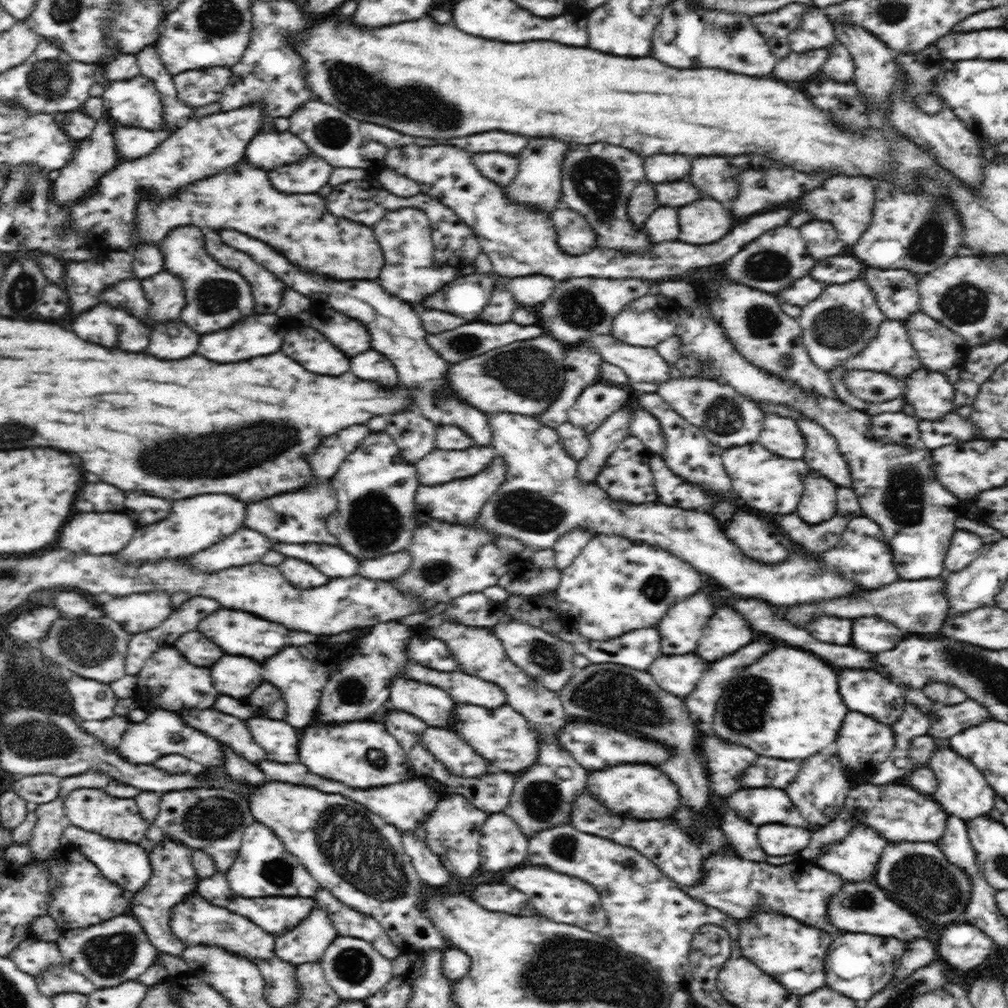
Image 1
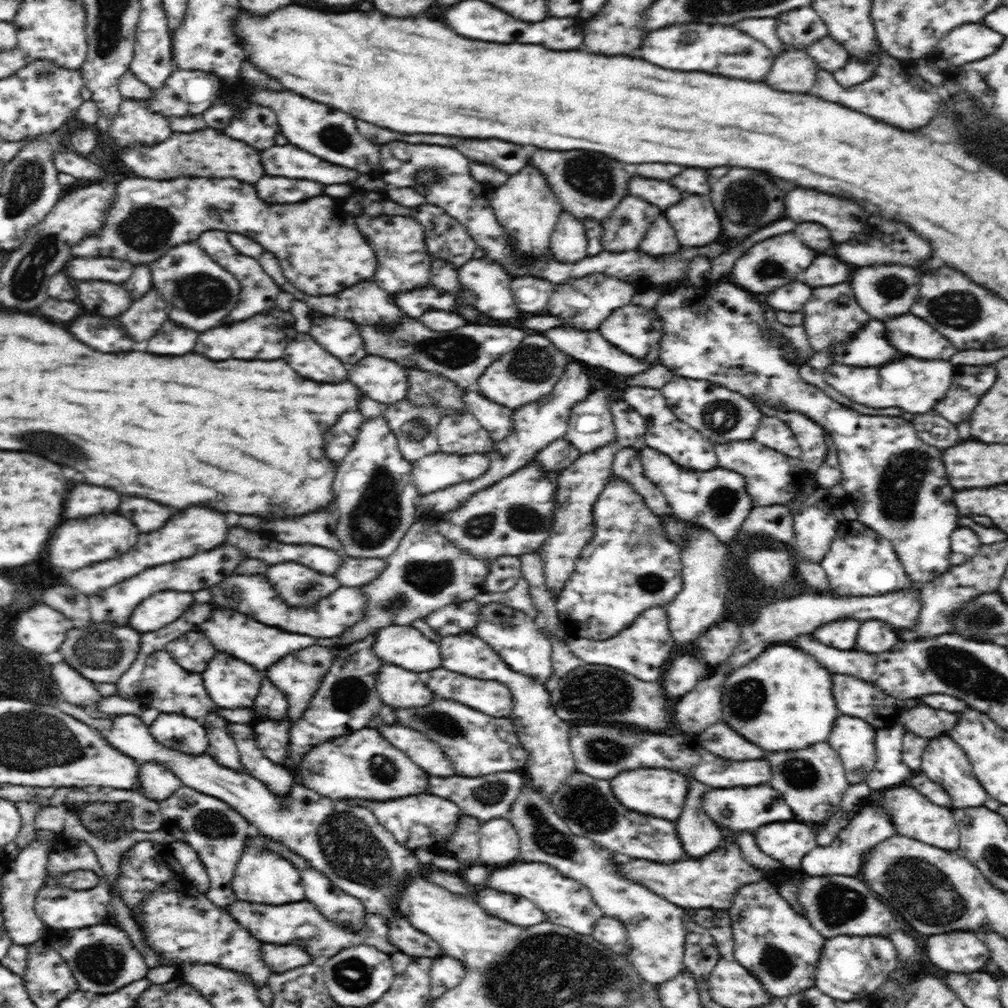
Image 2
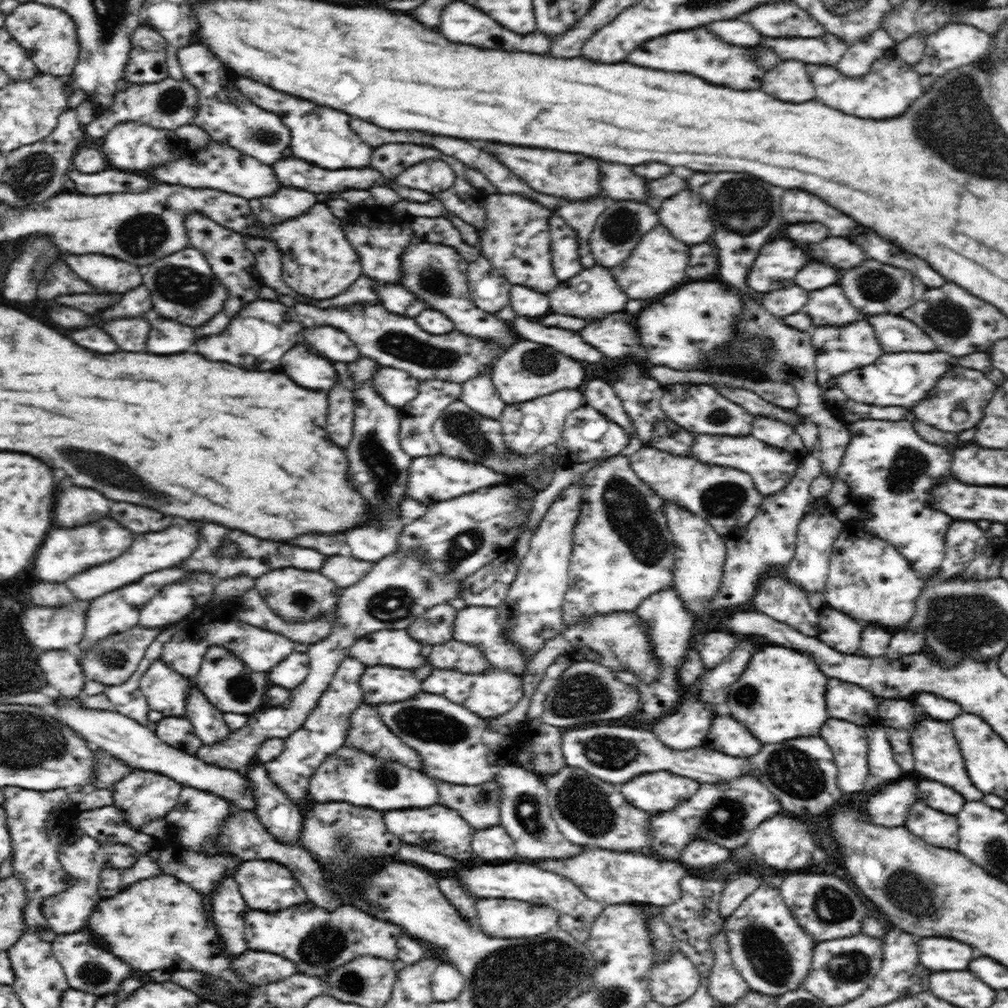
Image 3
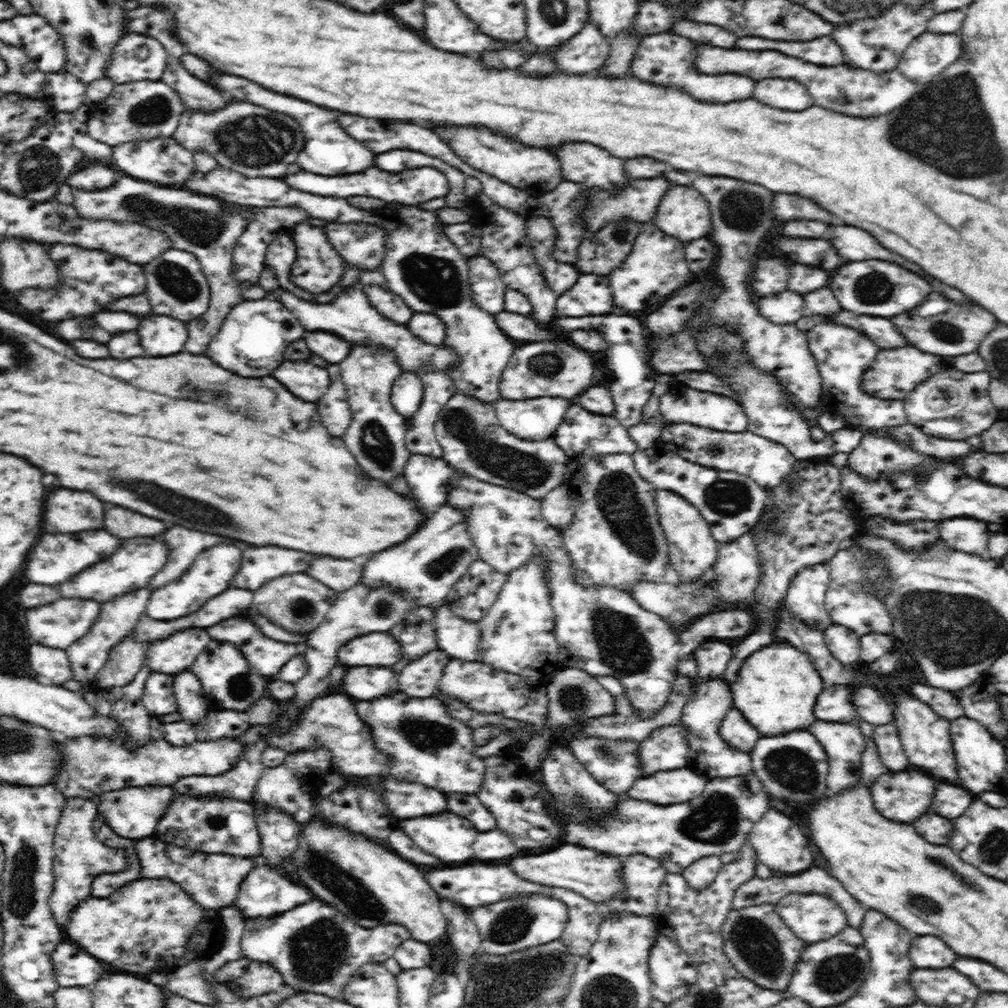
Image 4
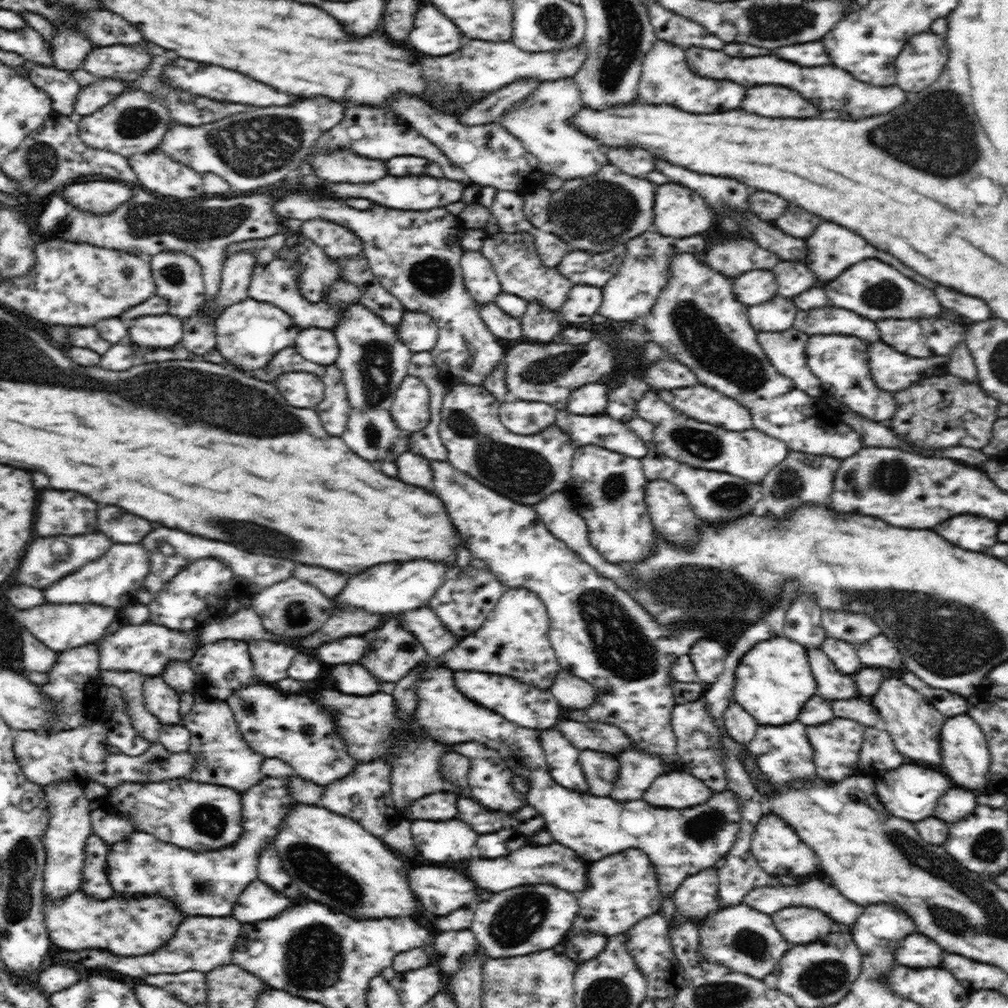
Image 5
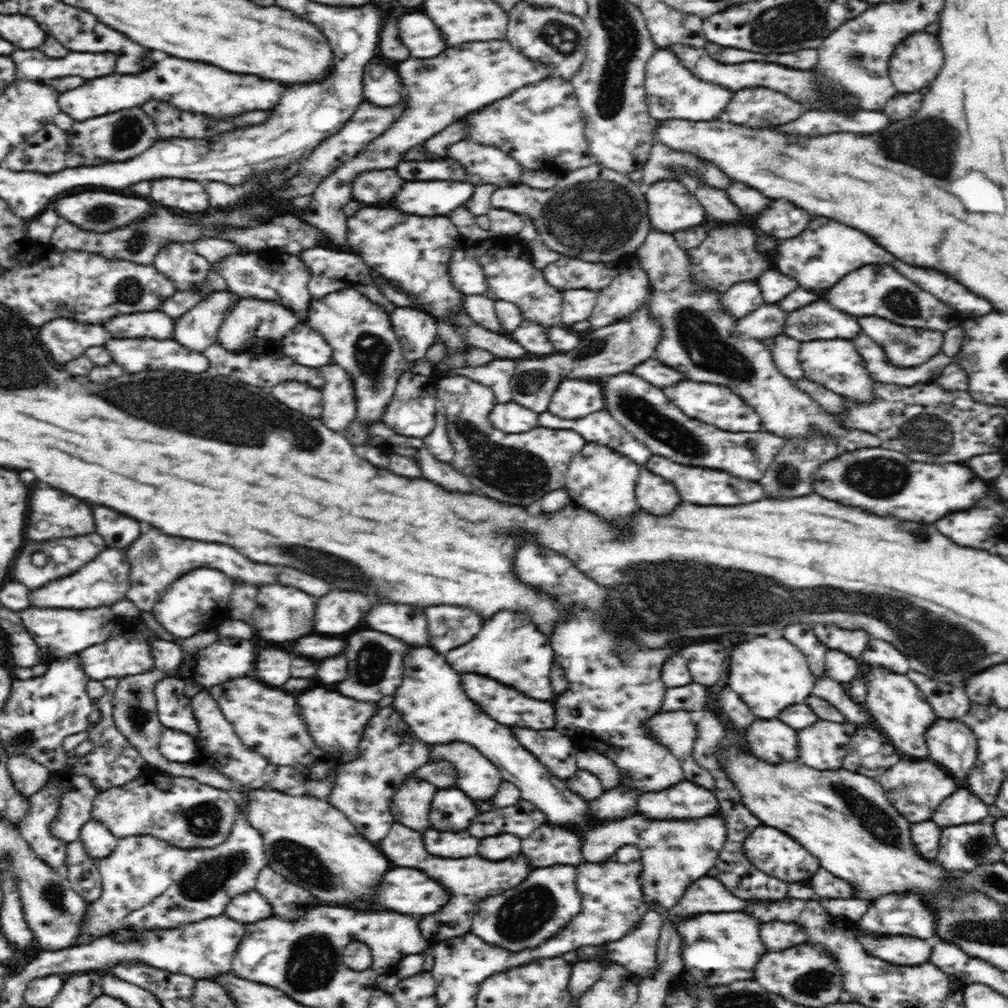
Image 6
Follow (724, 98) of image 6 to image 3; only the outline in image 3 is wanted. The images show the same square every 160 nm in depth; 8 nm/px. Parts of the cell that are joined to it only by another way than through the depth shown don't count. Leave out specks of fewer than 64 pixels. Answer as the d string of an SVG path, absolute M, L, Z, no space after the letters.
M704 28L694 30L682 30L682 32L670 32L666 36L658 36L654 40L648 40L640 44L634 52L628 54L626 62L652 68L652 70L664 70L664 72L686 72L704 78L710 84L716 86L728 86L732 90L756 90L760 88L760 76L764 76L764 70L756 66L756 62L750 56L748 48L732 46Z

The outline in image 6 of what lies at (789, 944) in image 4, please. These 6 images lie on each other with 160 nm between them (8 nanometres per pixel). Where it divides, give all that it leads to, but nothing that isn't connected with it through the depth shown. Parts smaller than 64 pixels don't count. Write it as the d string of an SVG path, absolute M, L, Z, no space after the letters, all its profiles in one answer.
M743 911L700 913L688 919L680 919L677 922L677 931L681 938L679 951L683 962L683 970L677 977L676 986L683 986L681 974L686 970L694 977L695 982L699 984L699 988L726 986L726 984L736 982L736 980L752 979L756 962L760 960L764 953L768 952L768 948L760 940L758 922L757 918L752 918Z

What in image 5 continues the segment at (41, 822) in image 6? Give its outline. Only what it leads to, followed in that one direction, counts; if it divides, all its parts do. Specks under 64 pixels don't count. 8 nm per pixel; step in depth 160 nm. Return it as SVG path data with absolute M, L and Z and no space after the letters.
M56 782L44 787L44 795L48 801L49 821L43 834L46 866L44 867L44 892L48 901L61 899L81 890L84 860L86 860L87 839L91 836L90 813L93 803L86 799L81 784Z

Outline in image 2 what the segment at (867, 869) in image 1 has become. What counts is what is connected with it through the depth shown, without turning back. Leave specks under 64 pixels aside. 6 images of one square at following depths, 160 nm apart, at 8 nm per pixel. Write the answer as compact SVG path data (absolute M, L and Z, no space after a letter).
M866 806L856 814L856 818L844 830L840 830L840 836L830 846L826 846L826 848L818 846L808 856L804 856L801 871L813 877L830 875L859 877L862 864L864 864L864 856L868 856L868 852L876 844L880 844L894 834L896 834L896 828L890 822L888 813L878 806Z

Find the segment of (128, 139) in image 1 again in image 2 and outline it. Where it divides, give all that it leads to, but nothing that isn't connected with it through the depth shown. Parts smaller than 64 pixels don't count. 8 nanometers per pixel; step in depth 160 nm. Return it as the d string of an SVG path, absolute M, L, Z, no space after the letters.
M206 127L196 132L172 132L168 140L160 144L134 144L118 154L136 177L151 179L192 178L235 178L246 184L256 184L264 176L260 162L260 151L249 144L236 140L224 132Z

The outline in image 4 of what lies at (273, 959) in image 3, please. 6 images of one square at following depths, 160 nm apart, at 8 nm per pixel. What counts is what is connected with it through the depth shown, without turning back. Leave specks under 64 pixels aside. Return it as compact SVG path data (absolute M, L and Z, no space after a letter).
M236 960L220 967L214 980L231 990L238 999L250 999L276 992L284 982L282 975L267 962Z

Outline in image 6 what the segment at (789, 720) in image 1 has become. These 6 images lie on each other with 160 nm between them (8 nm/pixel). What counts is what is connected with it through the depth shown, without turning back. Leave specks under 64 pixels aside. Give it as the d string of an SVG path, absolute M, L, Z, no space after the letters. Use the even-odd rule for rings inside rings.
M758 636L748 640L732 650L730 658L730 672L728 686L740 694L740 698L752 708L752 712L760 718L776 718L784 708L804 702L814 688L814 678L808 670L806 658L798 648L794 648L784 638L764 638ZM760 672L774 672L774 674L760 674ZM782 672L782 674L780 674Z

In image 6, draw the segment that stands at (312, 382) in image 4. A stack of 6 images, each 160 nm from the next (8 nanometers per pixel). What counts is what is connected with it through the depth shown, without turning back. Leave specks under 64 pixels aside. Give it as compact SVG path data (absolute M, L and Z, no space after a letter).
M284 382L272 388L272 396L286 404L292 410L302 412L304 416L312 416L312 418L320 418L322 414L322 394L320 390L308 386L308 384L300 384L300 382Z

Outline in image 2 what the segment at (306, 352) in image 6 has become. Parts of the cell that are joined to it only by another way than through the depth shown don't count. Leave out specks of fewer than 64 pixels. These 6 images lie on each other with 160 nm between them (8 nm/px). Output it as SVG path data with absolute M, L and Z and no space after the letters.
M322 316L312 320L310 336L330 354L340 358L342 362L356 364L360 362L366 352L358 334L358 328L350 320L340 320L332 316Z

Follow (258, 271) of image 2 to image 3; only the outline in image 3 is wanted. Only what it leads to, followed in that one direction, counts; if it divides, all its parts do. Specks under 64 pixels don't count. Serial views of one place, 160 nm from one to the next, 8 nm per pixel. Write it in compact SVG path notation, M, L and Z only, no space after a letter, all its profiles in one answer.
M198 212L185 214L185 220L184 226L186 233L188 233L189 247L200 251L205 256L212 274L228 289L224 308L214 315L210 322L194 328L196 338L204 338L204 336L224 332L232 316L242 312L248 304L255 302L257 299L260 300L258 291L262 286L265 286L265 282L256 270L254 254L245 246L246 237L244 235L226 228Z

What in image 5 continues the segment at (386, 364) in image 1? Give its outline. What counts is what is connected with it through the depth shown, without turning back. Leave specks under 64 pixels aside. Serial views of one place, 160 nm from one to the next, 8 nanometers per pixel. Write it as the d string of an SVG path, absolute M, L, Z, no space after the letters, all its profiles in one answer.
M407 375L390 407L396 426L408 434L422 430L430 422L430 397L428 387L420 378Z

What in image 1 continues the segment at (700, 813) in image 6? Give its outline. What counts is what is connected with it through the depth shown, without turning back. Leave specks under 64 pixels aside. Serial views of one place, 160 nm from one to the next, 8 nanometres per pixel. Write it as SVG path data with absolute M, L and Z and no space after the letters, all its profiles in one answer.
M620 764L590 772L586 789L598 801L602 800L614 815L633 819L664 819L674 814L680 806L678 786L660 768L654 768L650 764Z

